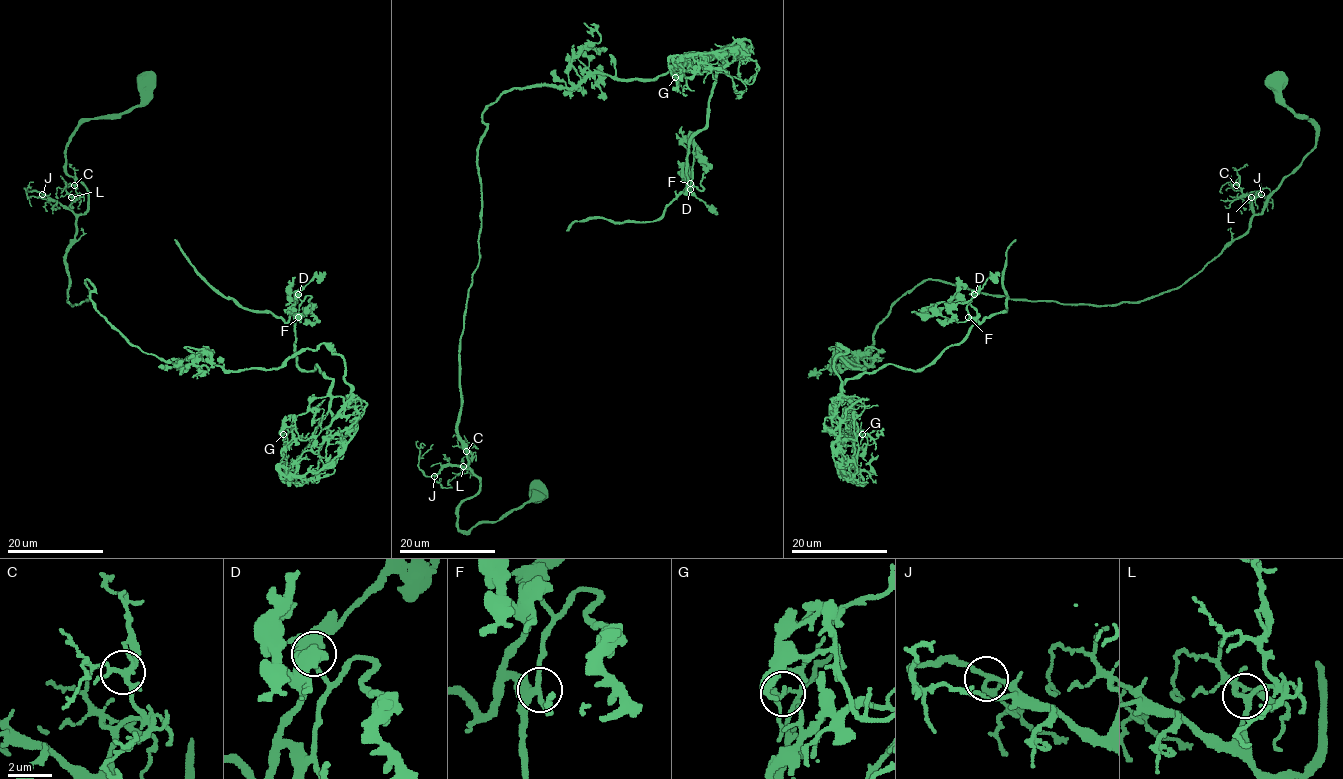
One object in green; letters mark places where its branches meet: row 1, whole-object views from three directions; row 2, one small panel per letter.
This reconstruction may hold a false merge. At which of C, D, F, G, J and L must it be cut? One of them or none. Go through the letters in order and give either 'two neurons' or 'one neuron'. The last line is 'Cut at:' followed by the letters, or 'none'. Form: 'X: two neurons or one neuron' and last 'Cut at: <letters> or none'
C: one neuron
D: one neuron
F: one neuron
G: two neurons
J: one neuron
L: one neuron
Cut at: G

